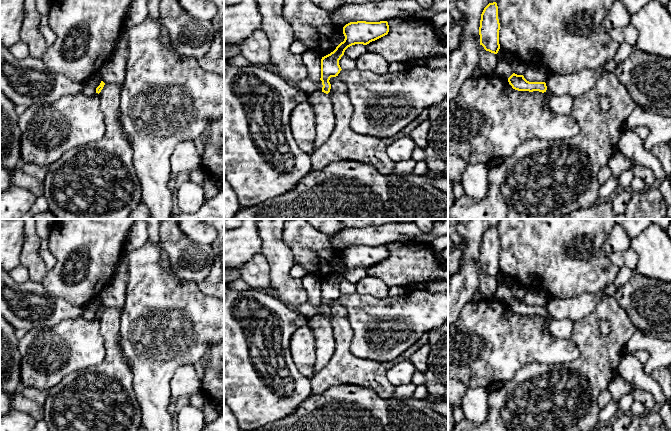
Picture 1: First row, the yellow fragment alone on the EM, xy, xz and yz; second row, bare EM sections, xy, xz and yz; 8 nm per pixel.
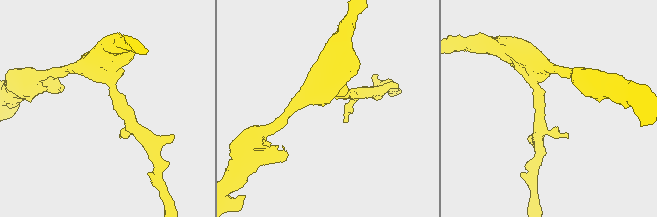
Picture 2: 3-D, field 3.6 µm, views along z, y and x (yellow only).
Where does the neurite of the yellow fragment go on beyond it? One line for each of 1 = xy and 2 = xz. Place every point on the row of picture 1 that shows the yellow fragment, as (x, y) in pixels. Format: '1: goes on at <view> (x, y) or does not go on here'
1: does not go on here
2: does not go on here

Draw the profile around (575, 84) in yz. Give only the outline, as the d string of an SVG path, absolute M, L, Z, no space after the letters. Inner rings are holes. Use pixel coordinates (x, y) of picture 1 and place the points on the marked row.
M614 59L600 69L584 69L567 75L552 74L545 81L553 95L569 95L573 99L592 89L603 72L614 73L617 63Z

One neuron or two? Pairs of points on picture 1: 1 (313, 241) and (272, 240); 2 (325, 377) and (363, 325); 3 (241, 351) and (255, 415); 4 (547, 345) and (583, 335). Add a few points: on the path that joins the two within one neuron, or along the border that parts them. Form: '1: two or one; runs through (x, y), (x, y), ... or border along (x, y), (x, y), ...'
1: two; border along (282, 229), (282, 240), (290, 249), (294, 261)
2: two; border along (346, 318), (351, 329), (350, 350), (367, 359)
3: one; runs through (243, 367), (243, 379), (255, 391), (255, 399)
4: two; border along (570, 338), (577, 348), (577, 356), (570, 362)

